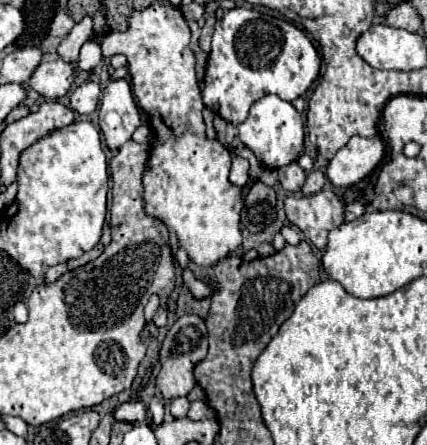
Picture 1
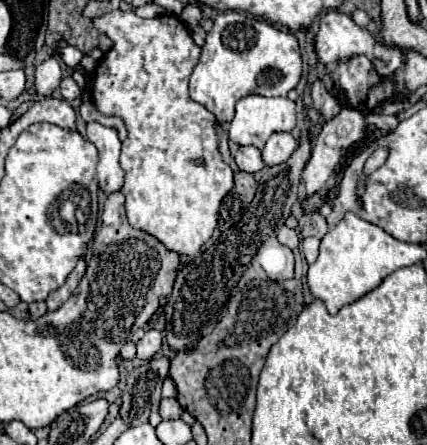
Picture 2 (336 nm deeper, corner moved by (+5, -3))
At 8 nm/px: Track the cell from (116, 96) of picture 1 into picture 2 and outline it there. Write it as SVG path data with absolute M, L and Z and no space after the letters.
M88 123L86 137L98 149L98 185L106 193L120 191L124 183L124 171L118 163L120 157L120 139L114 127L104 127L100 123Z

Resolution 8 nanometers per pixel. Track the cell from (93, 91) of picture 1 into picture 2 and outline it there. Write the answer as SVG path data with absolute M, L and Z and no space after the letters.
M64 77L64 79L60 81L60 91L62 91L62 97L64 97L66 101L72 101L72 99L80 97L80 87L76 85L76 81L74 81L72 77Z

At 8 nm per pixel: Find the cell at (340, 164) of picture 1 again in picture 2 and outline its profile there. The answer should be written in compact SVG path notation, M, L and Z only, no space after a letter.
M344 107L332 121L328 121L328 123L322 127L322 131L320 131L318 137L316 137L316 143L314 143L314 147L312 147L312 157L310 157L308 165L304 167L304 171L302 171L302 183L304 183L304 187L306 187L306 193L308 193L308 195L314 195L314 193L318 193L318 191L326 185L326 179L328 179L328 177L334 173L334 169L340 165L342 157L352 149L352 145L356 145L358 141L364 139L368 125L376 125L379 130L388 133L393 131L398 123L398 118L393 115L374 113L365 115L364 113L360 113L360 111L356 111L356 109Z

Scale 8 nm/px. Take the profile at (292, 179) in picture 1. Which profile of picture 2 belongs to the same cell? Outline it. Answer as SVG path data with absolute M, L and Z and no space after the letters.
M274 133L268 139L266 147L262 149L262 159L264 159L266 167L280 165L290 159L290 155L294 153L296 147L298 147L298 143L290 133Z

